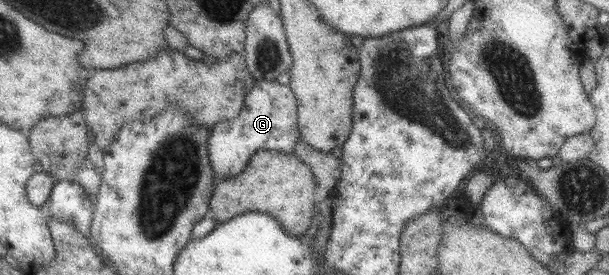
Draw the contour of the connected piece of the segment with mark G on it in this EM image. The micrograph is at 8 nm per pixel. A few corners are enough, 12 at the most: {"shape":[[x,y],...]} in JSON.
{"shape":[[255,80],[237,117],[210,128],[215,179],[258,150],[294,153],[297,102],[288,85]]}

